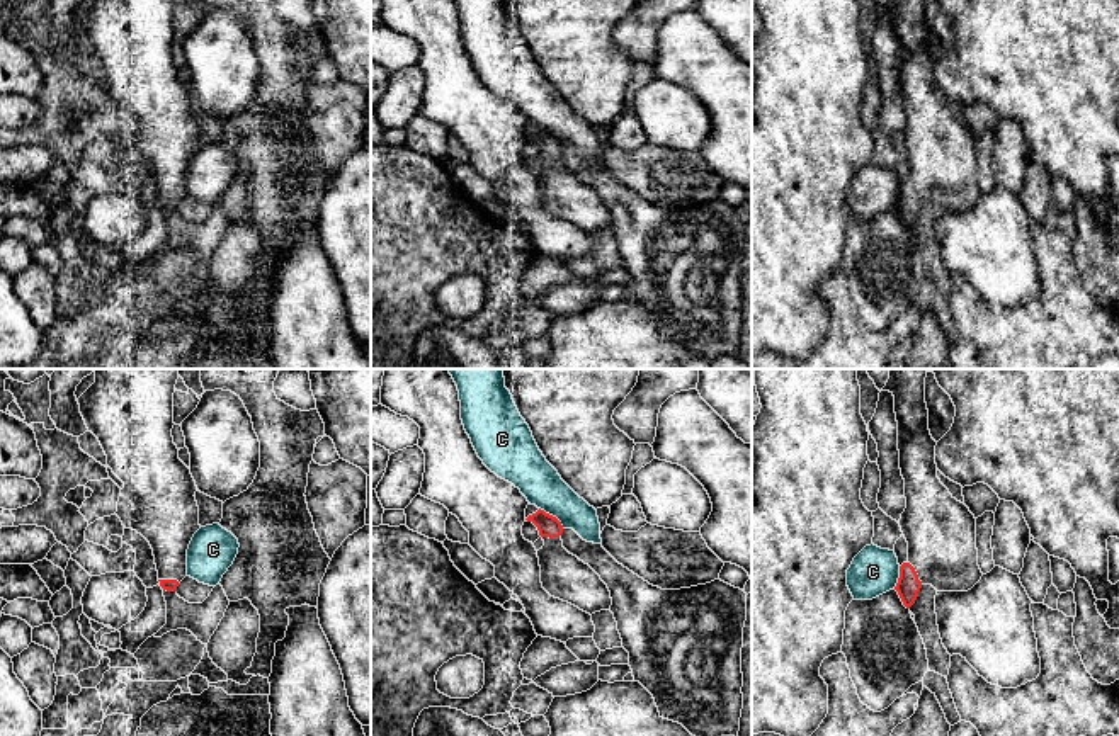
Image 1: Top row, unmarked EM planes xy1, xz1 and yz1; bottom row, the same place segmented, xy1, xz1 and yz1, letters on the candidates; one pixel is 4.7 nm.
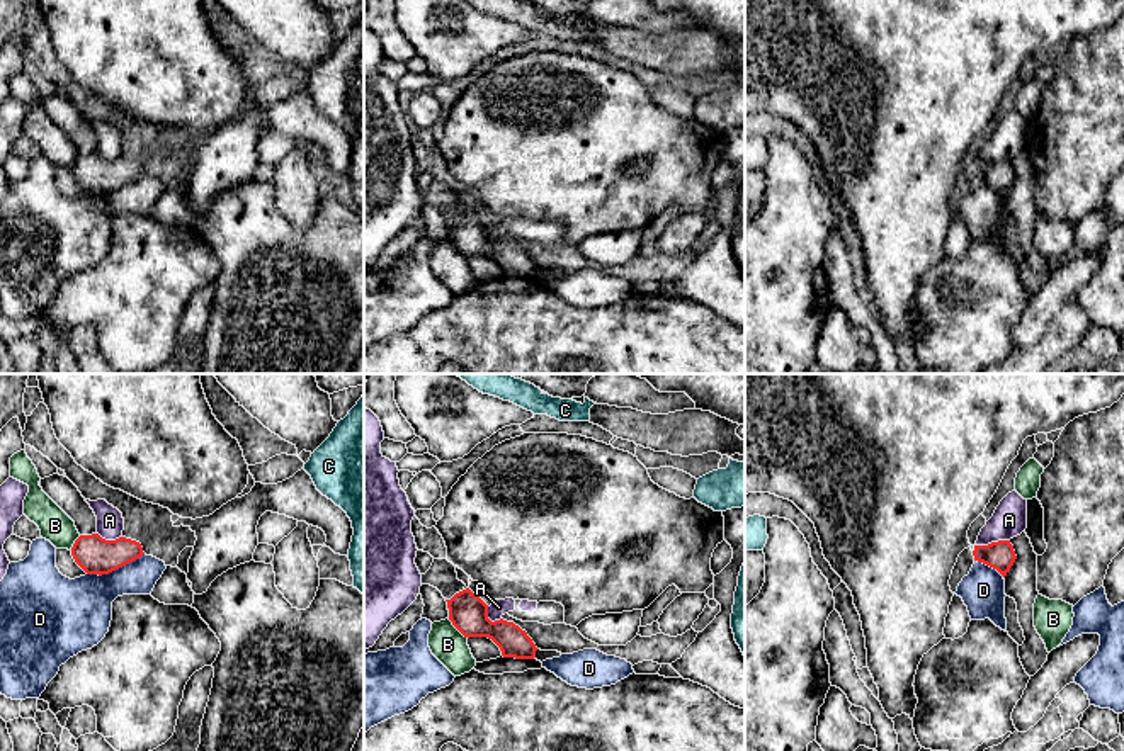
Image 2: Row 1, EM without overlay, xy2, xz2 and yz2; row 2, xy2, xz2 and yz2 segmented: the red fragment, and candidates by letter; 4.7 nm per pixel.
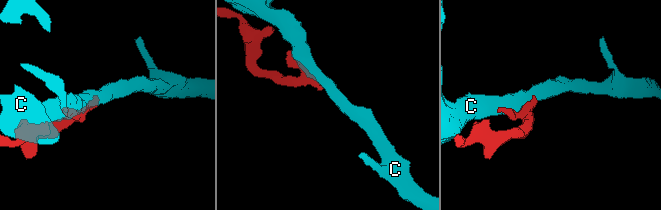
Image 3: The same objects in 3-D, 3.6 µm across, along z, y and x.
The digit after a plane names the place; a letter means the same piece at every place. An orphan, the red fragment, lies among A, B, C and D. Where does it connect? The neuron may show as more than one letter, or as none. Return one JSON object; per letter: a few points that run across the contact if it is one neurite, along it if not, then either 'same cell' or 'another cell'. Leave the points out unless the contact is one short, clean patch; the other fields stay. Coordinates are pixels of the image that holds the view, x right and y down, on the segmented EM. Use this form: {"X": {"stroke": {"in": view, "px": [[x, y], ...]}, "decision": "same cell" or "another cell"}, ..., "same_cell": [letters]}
{"A": {"stroke": {"in": "yz2", "px": [[1009, 539], [975, 546]]}, "decision": "another cell"}, "B": {"stroke": {"in": "xz2", "px": [[448, 619], [468, 638]]}, "decision": "another cell"}, "C": {"decision": "another cell"}, "D": {"decision": "another cell"}, "same_cell": []}

